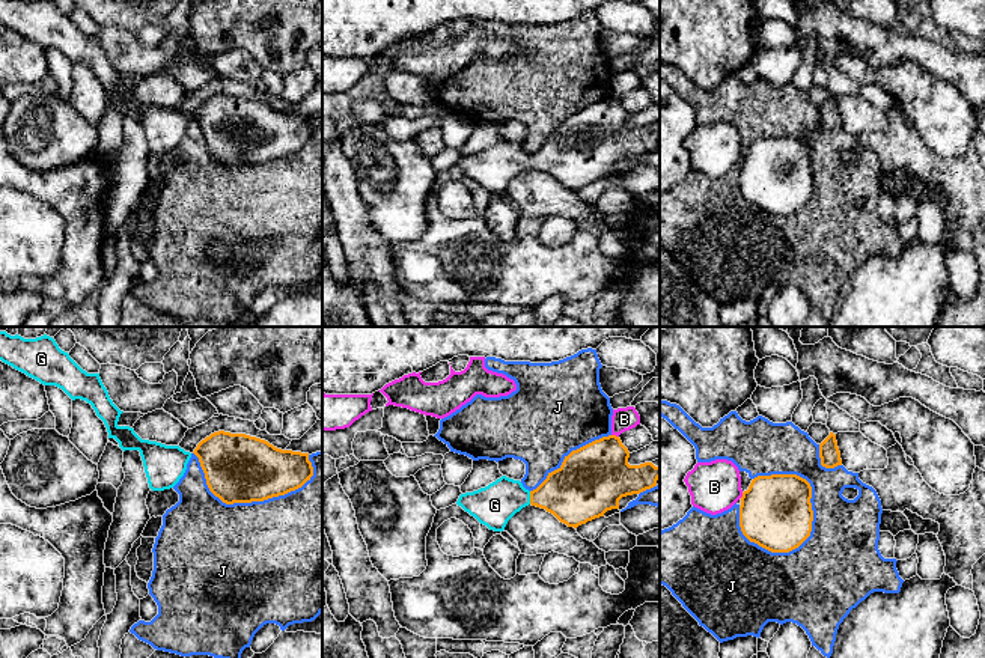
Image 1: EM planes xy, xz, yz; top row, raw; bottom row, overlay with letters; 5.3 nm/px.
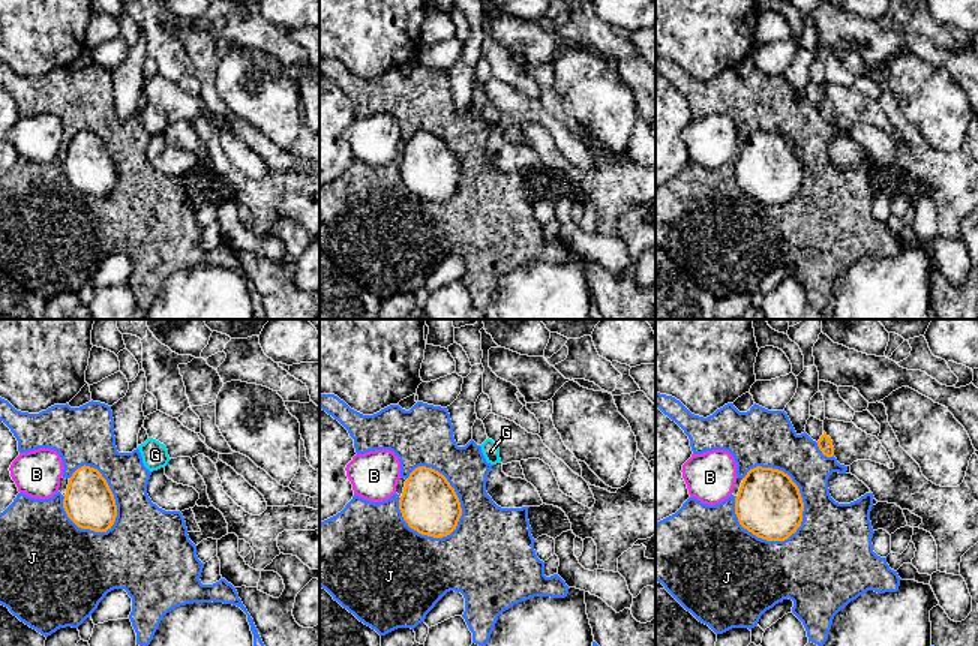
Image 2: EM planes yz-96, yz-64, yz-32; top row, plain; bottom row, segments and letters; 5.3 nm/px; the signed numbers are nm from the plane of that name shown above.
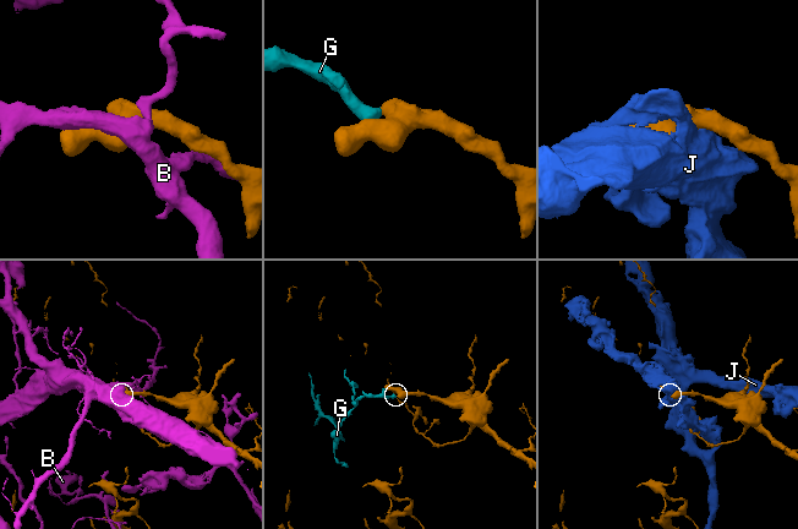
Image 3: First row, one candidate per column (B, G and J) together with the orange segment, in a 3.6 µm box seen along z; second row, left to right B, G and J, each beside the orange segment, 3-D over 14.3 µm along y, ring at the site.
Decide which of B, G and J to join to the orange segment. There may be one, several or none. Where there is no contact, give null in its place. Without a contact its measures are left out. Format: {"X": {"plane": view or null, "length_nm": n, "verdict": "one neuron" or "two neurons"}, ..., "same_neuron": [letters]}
{"B": {"plane": "xz", "length_nm": 40, "verdict": "two neurons"}, "G": {"plane": "xz", "length_nm": 70, "verdict": "one neuron"}, "J": {"plane": "yz", "length_nm": 460, "verdict": "two neurons"}, "same_neuron": ["G"]}

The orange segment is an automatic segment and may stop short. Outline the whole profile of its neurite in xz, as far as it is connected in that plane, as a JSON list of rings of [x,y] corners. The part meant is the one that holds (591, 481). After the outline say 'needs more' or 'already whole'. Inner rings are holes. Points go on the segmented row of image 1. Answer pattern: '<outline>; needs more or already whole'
[[[602,437],[572,450],[533,491],[502,476],[485,488],[461,494],[456,504],[494,532],[503,532],[508,521],[529,504],[577,529],[619,509],[622,497],[657,486],[660,467],[652,462],[630,465],[628,458],[619,437]]]; needs more

